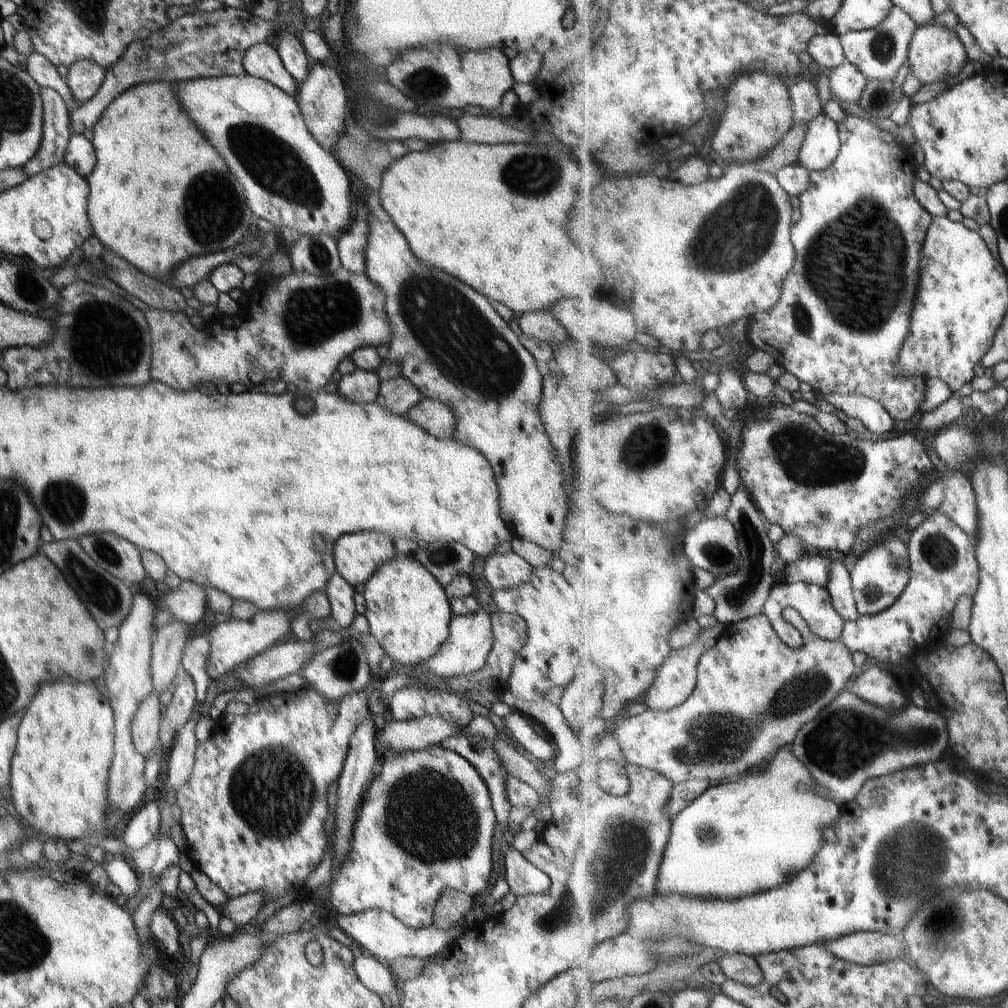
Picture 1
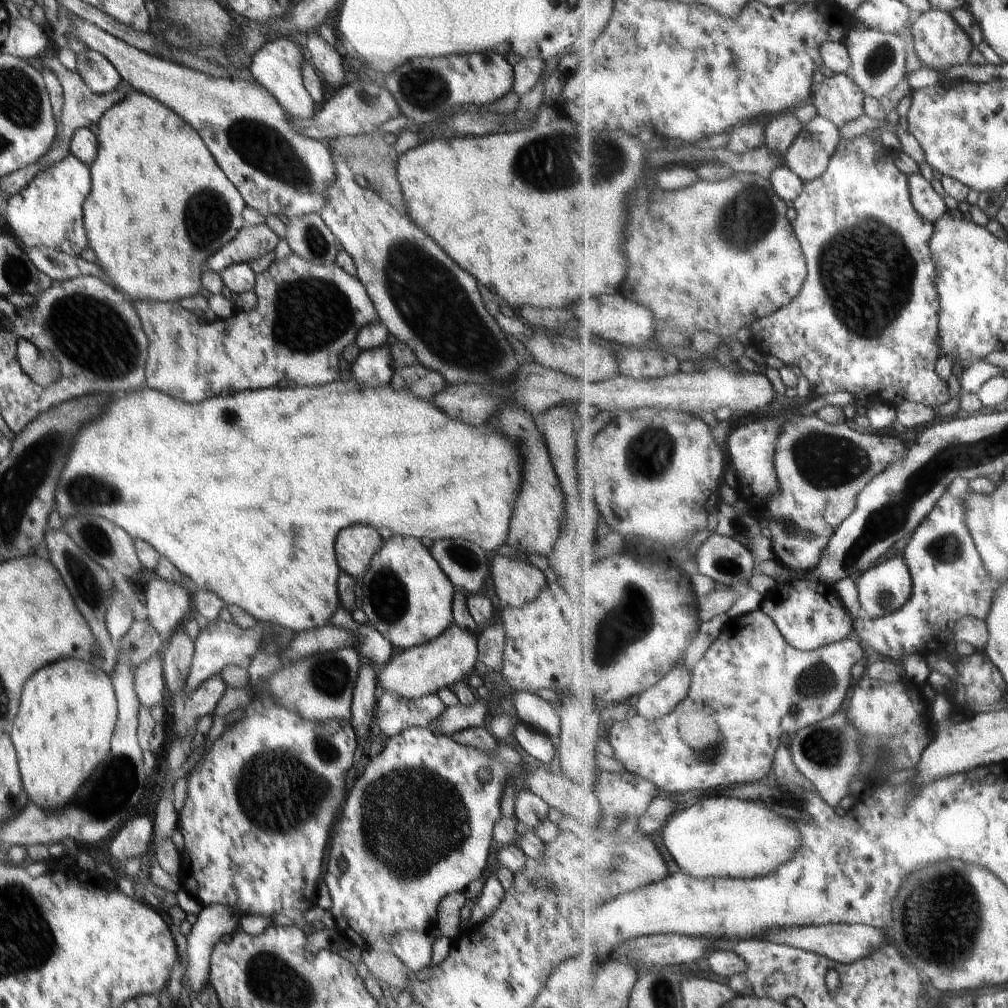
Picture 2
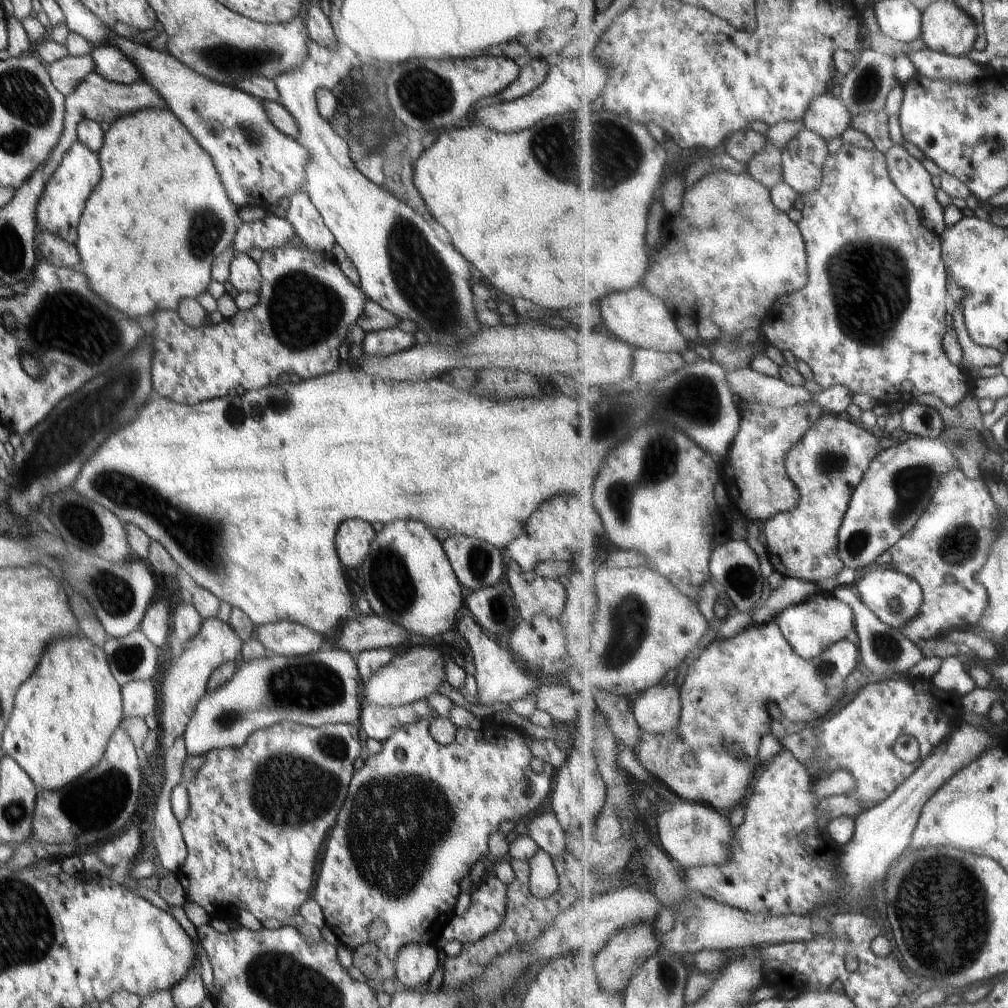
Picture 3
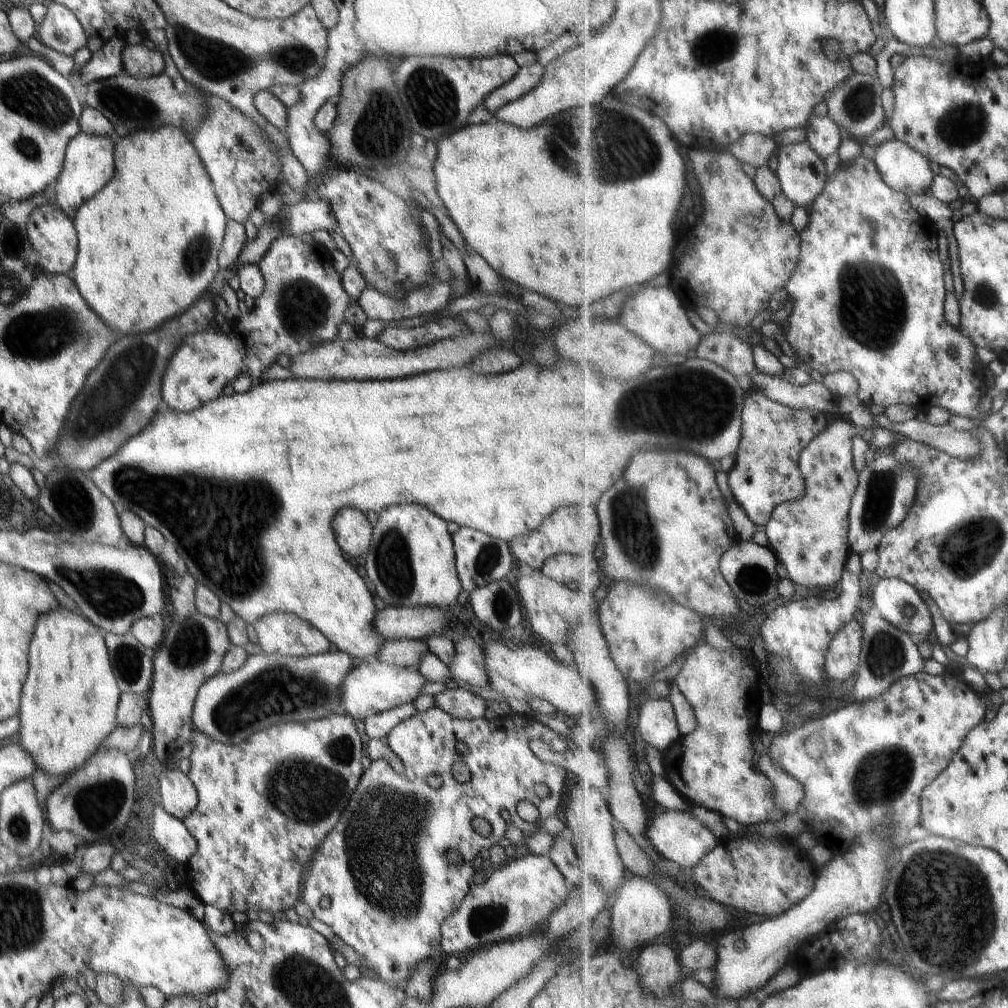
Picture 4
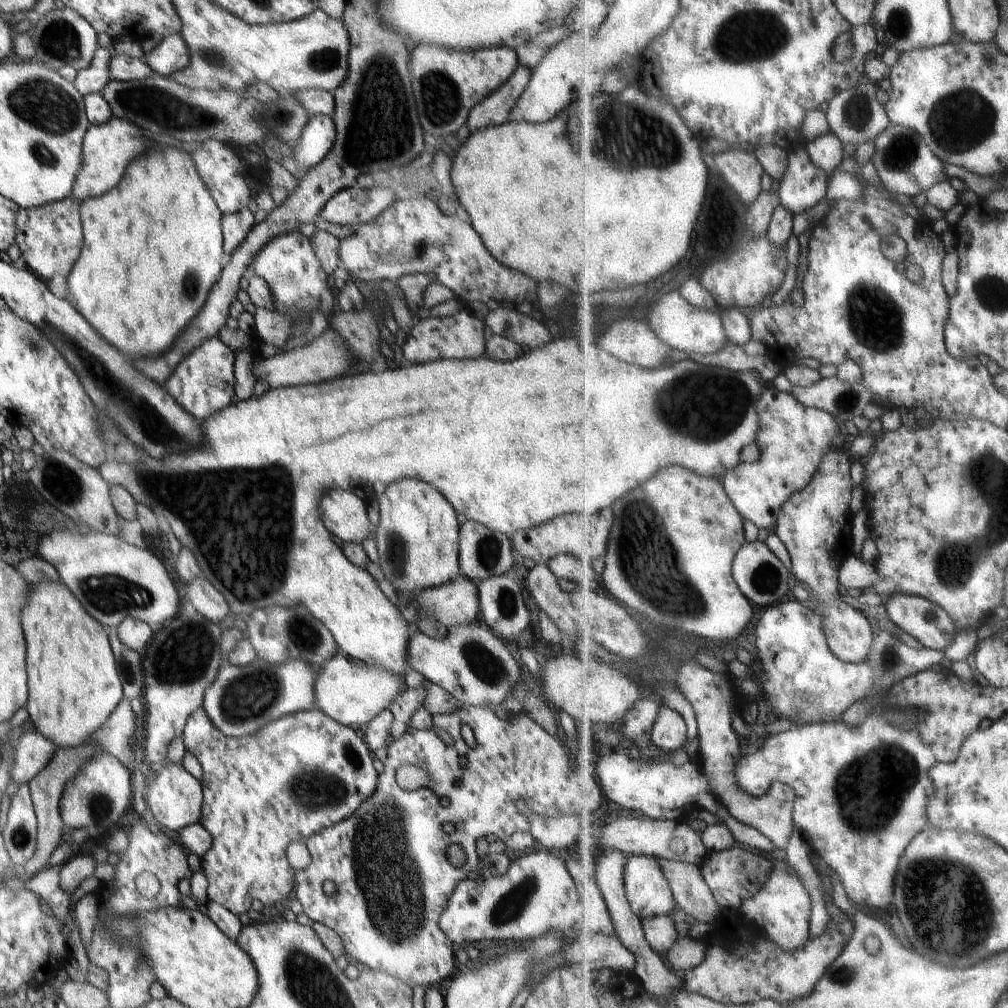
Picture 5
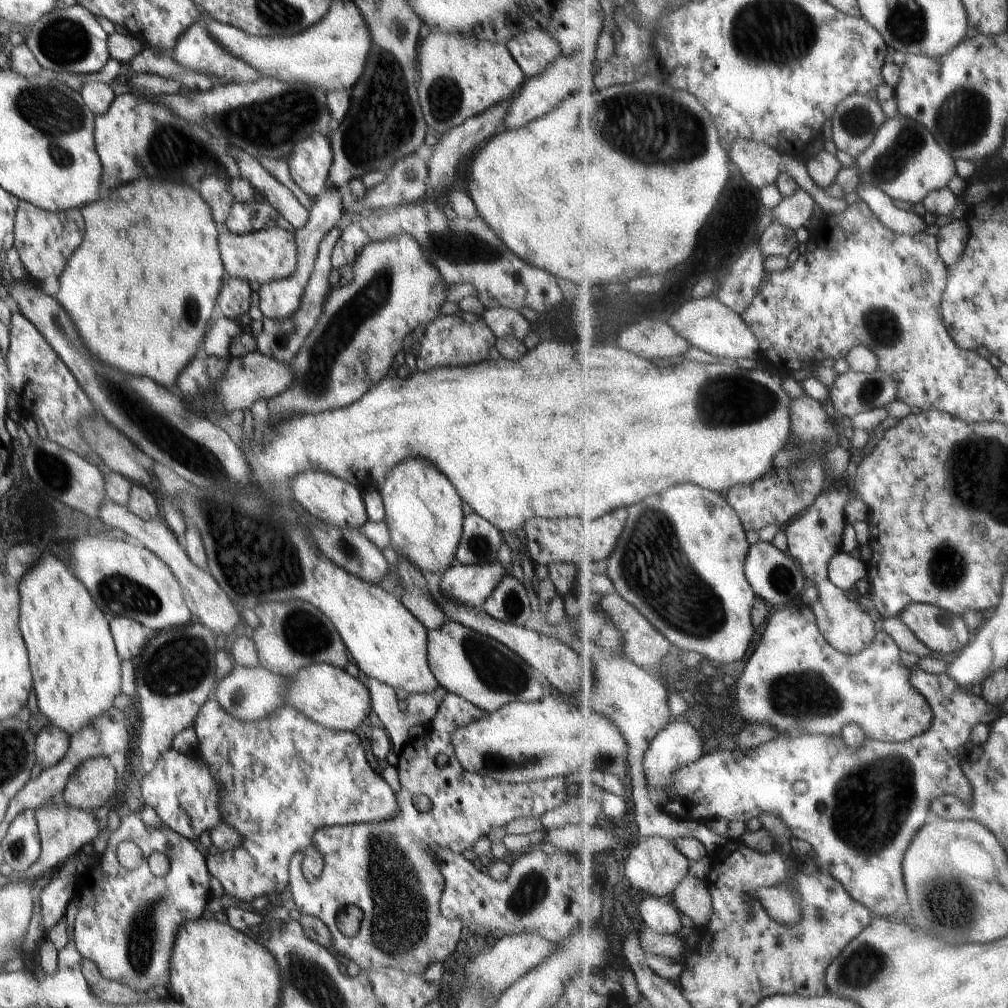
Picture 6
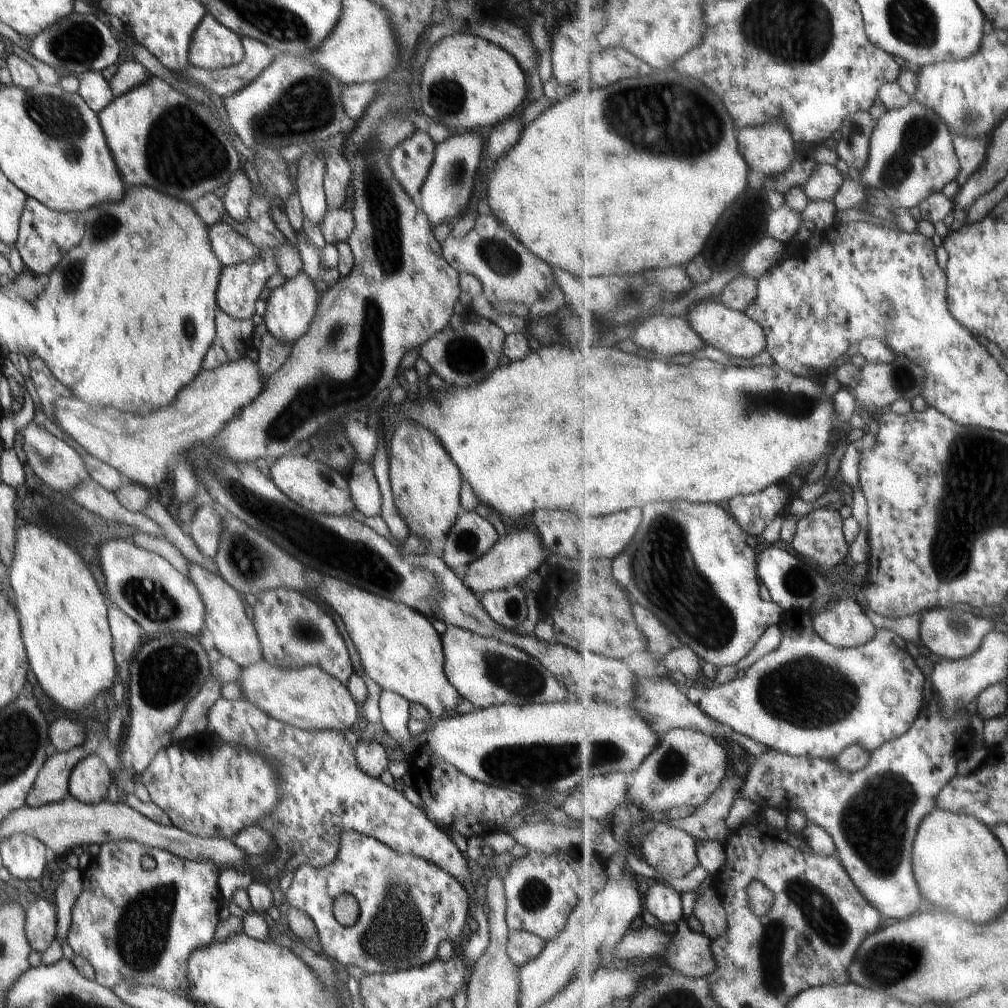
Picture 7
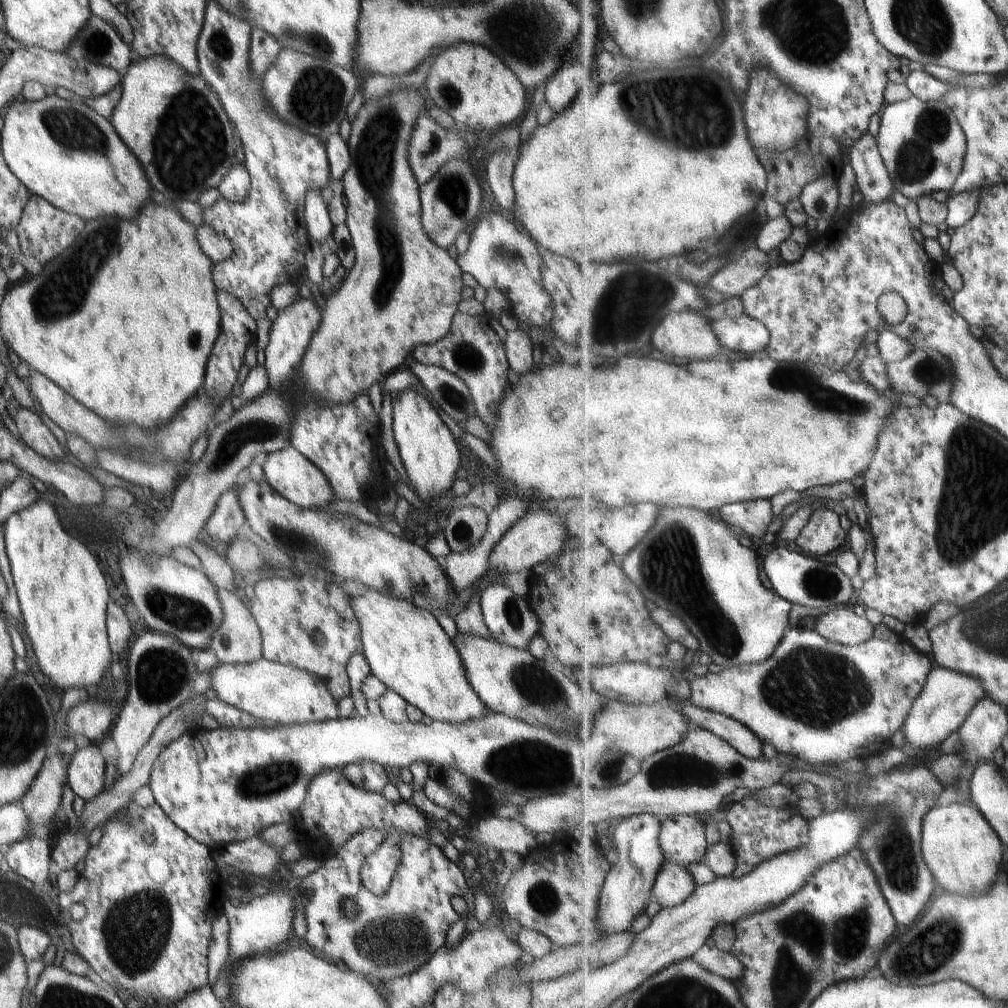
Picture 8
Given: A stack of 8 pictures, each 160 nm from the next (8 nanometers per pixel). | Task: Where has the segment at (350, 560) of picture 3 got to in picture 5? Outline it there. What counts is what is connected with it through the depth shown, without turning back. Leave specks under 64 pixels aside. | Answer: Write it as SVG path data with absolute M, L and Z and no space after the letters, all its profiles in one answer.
M330 490L320 501L320 518L340 544L362 545L373 531L367 505L362 496L358 498L346 490Z

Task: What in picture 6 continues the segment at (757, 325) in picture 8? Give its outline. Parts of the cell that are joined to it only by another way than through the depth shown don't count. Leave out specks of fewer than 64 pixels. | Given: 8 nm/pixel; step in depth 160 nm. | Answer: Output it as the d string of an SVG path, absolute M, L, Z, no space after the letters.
M718 296L701 299L693 298L679 311L674 313L668 321L692 346L712 353L715 358L728 357L732 360L738 358L757 358L761 349L759 339L745 318L732 307L723 303Z

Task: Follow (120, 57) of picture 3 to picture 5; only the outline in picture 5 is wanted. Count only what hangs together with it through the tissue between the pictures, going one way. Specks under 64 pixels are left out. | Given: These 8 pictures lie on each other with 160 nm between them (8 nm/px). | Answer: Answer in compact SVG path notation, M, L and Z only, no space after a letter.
M178 33L164 37L159 45L144 54L143 59L152 72L165 77L189 64L187 44Z

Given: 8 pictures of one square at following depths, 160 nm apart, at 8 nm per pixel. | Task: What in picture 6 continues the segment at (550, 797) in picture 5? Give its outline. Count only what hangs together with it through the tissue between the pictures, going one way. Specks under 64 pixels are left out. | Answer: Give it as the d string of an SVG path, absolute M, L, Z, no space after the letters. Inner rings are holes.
M452 693L445 694L438 714L434 716L426 731L419 737L410 738L398 755L396 769L400 790L395 792L398 812L381 821L336 825L316 830L312 835L311 844L322 854L324 867L321 876L312 882L306 881L301 871L301 862L304 858L302 851L294 854L289 860L289 886L286 894L294 900L296 913L322 920L334 938L336 950L344 954L348 961L352 960L358 964L361 970L398 969L410 974L422 974L430 964L443 964L446 958L454 954L456 944L462 936L462 926L460 921L448 920L440 910L445 878L440 873L435 857L439 849L447 848L457 855L462 855L464 850L473 850L475 842L480 837L490 834L492 828L504 828L508 822L516 818L536 820L545 812L567 804L569 798L576 797L580 790L592 790L594 787L592 782L578 783L566 777L512 784L464 770L451 743L452 732L480 720L484 714L483 710L462 697ZM417 794L431 798L431 810L421 812L414 807L412 798ZM350 904L358 906L364 915L360 929L352 937L345 936L336 927L338 914Z

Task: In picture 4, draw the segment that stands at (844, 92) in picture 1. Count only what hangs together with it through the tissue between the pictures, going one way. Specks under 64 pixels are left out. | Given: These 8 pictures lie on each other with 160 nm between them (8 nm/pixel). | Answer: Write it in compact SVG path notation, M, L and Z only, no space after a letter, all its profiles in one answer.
M829 112L826 115L814 116L807 132L814 150L817 150L824 158L838 153L847 137L837 120L832 118Z

